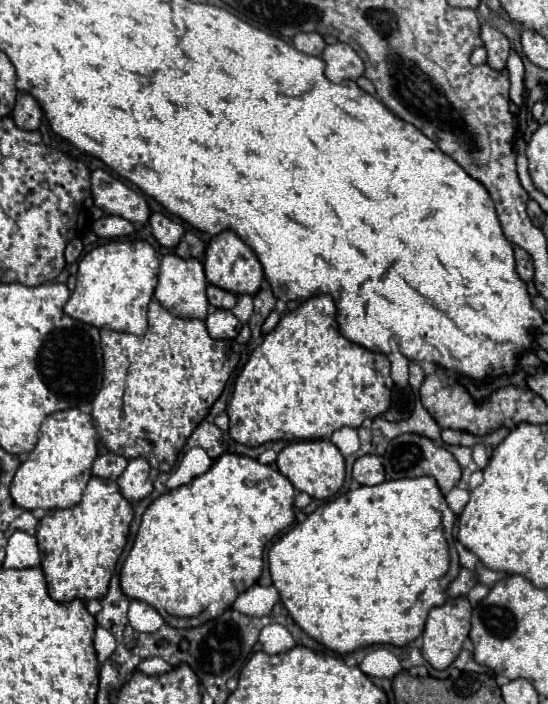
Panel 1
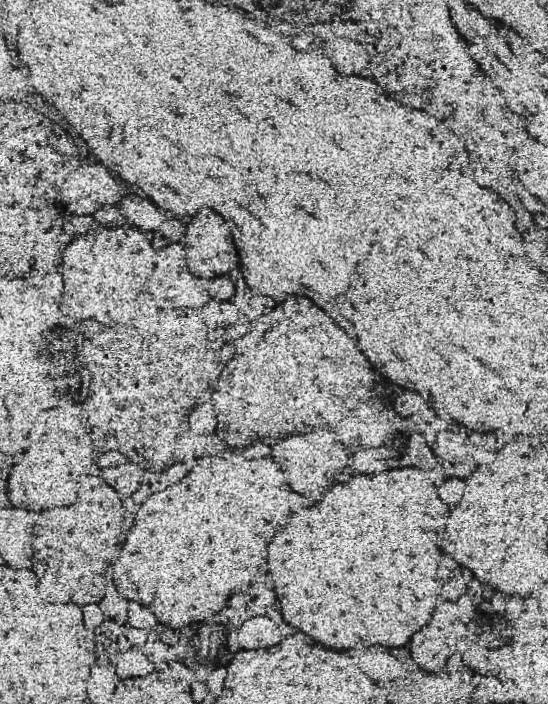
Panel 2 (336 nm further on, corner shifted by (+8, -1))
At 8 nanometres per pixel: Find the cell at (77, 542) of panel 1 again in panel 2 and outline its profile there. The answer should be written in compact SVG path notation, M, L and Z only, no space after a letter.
M86 475L80 483L78 499L60 509L36 515L32 530L34 567L40 593L46 603L102 603L106 595L106 569L118 549L125 517L124 500L100 477Z

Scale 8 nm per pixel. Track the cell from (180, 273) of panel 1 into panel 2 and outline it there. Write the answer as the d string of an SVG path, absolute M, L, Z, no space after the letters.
M170 245L162 251L158 251L156 257L156 273L148 281L146 289L150 291L154 303L162 311L174 311L174 309L192 309L196 313L202 313L208 305L208 281L194 277L184 261L184 249L180 245Z

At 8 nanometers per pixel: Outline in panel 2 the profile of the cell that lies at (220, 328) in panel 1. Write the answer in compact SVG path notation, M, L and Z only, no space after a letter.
M212 299L206 307L206 311L202 313L202 319L210 329L226 329L240 319L240 311L236 309L236 305L232 301Z

